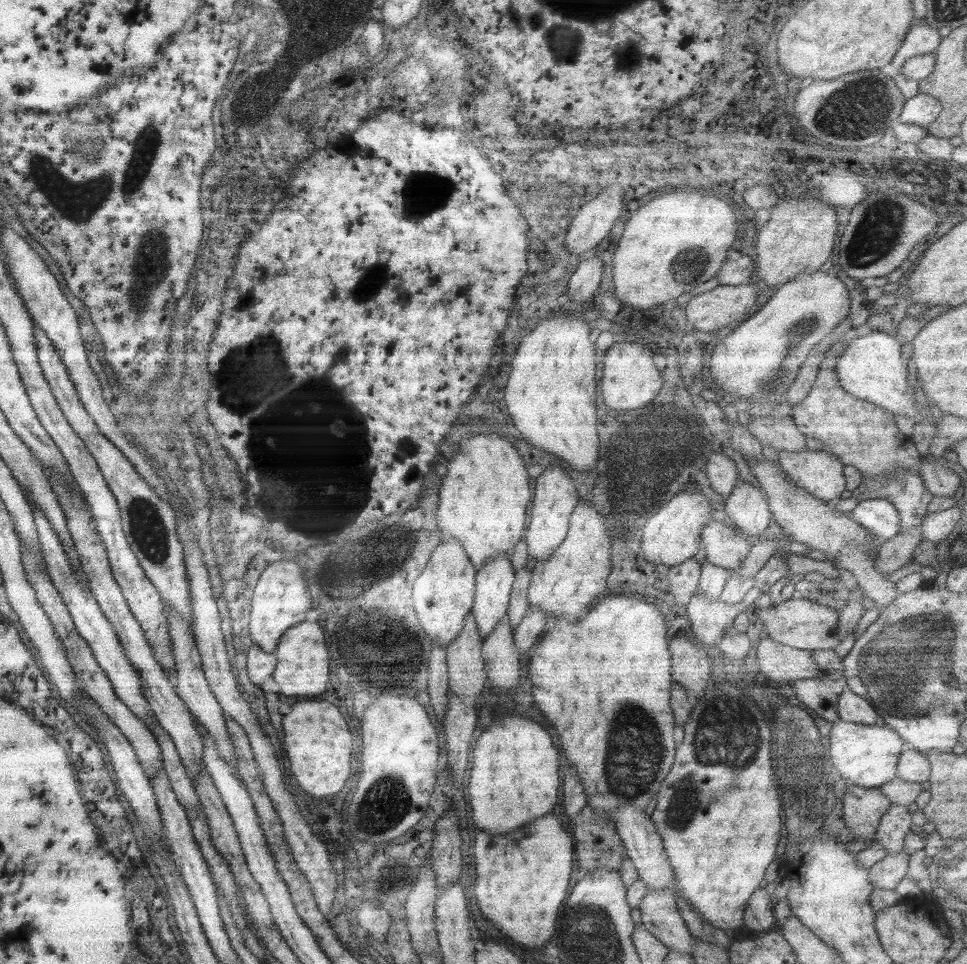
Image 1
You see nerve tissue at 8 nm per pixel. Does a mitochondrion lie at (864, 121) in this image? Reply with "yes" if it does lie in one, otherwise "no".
yes

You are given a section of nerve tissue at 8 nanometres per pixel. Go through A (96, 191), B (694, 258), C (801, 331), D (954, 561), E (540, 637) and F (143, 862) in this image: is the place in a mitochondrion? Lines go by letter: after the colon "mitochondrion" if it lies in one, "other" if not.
A: mitochondrion
B: mitochondrion
C: mitochondrion
D: other
E: other
F: other

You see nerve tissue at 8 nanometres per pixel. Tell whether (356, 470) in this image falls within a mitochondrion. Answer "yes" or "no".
no

